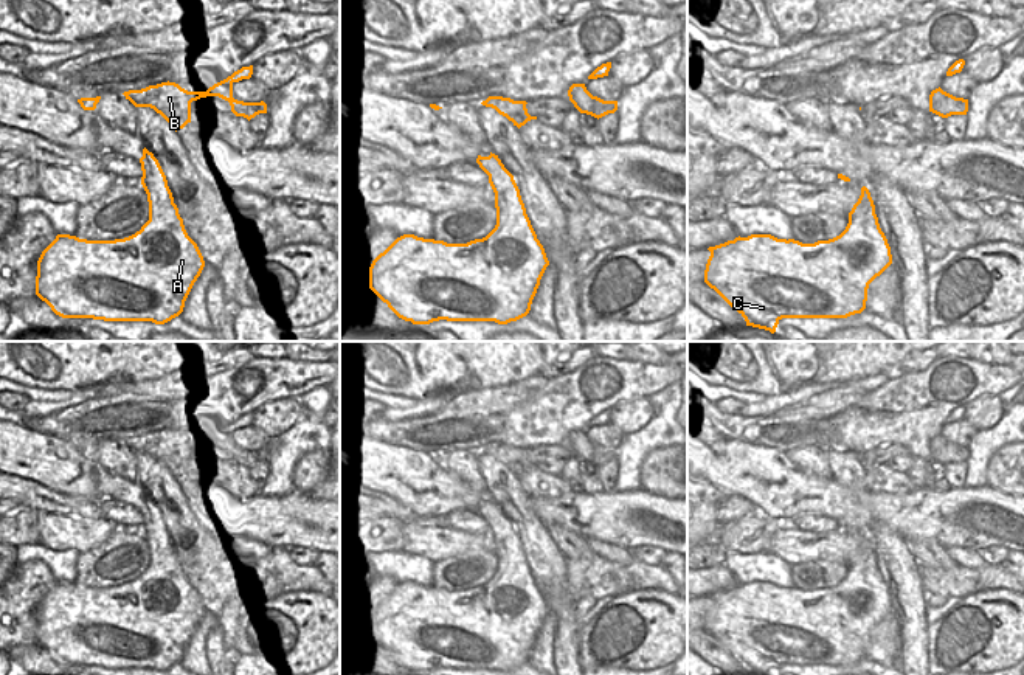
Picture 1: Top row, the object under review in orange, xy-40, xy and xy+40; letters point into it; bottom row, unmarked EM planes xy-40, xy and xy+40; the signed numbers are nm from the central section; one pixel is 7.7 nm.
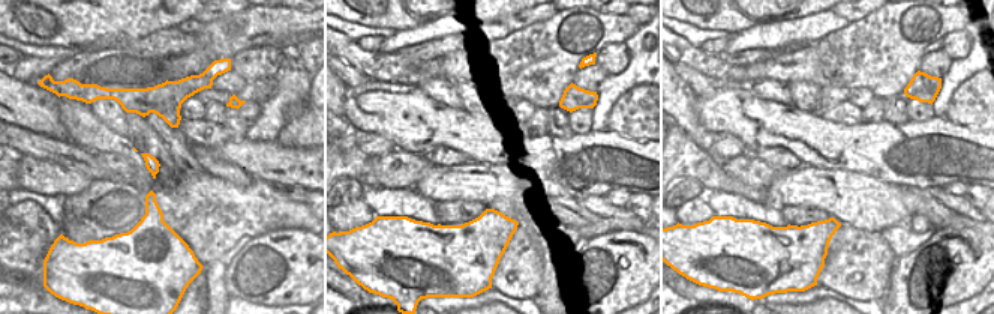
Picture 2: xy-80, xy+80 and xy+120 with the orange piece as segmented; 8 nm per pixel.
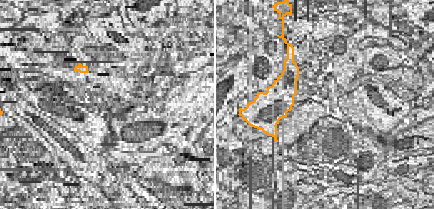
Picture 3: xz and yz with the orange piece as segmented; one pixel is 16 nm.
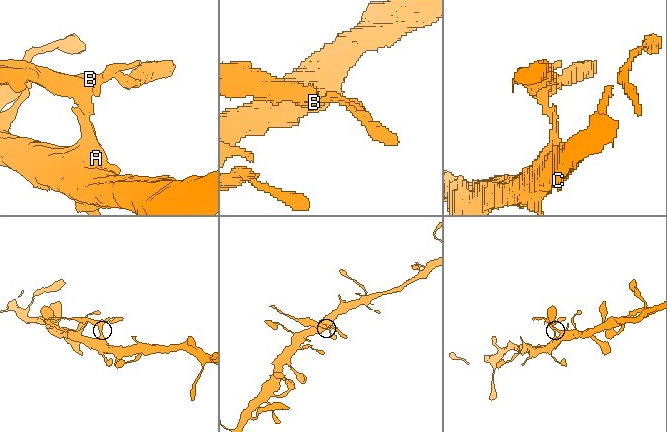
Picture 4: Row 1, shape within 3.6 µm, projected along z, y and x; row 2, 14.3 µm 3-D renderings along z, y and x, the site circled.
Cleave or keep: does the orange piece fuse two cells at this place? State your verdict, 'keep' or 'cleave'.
cleave

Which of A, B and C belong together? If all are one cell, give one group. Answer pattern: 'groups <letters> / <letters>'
groups A C / B

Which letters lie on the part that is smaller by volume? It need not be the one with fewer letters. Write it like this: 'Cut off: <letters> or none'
Cut off: B

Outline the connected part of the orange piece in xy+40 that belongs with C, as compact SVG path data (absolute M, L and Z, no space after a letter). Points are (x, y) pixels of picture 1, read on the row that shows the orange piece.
M872 197L855 203L846 230L829 241L802 244L771 234L735 237L709 247L704 282L746 321L776 332L782 318L847 318L866 309L869 284L891 264L891 247L880 228Z

